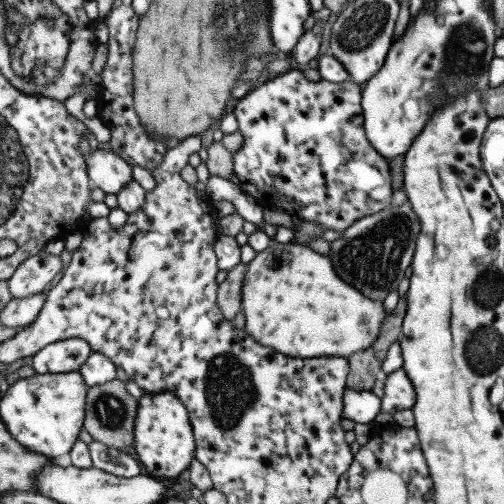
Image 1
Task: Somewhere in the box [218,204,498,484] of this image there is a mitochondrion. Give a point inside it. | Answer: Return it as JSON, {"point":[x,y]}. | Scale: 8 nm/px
{"point":[371,258]}

